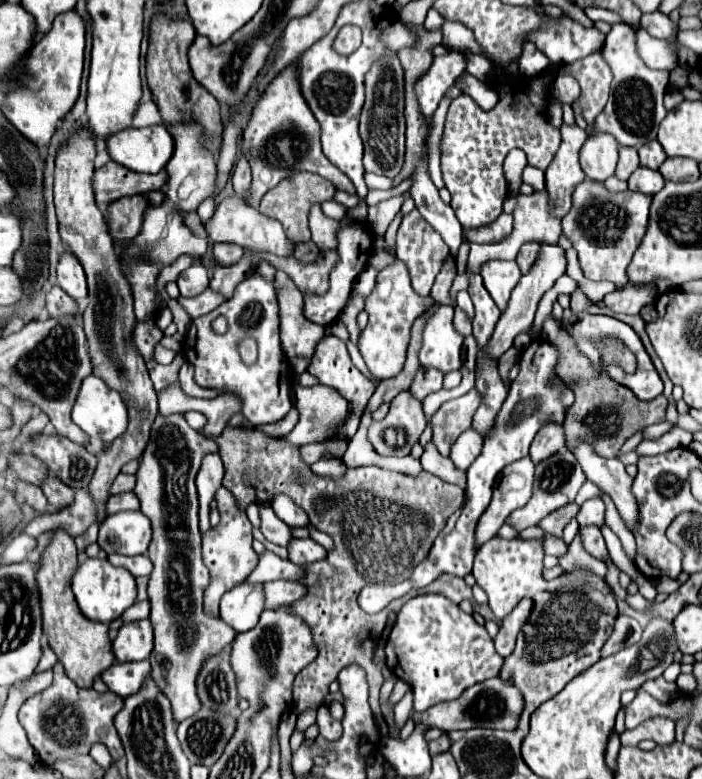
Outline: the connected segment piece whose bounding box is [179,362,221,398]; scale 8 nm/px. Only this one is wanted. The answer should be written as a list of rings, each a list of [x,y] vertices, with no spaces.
[[[183,364],[181,370],[179,370],[179,382],[181,382],[181,388],[187,396],[195,396],[195,398],[215,398],[217,394],[221,394],[219,390],[209,390],[209,388],[201,388],[199,384],[195,384],[195,378],[193,378],[193,368],[191,364]]]

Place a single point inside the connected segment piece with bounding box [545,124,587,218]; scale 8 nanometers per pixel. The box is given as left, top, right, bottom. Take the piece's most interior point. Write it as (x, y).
(564, 172)

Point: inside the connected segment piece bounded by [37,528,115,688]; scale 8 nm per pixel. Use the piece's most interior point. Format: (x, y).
(83, 646)

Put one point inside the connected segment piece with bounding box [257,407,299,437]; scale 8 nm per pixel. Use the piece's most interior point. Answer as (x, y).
(283, 427)

